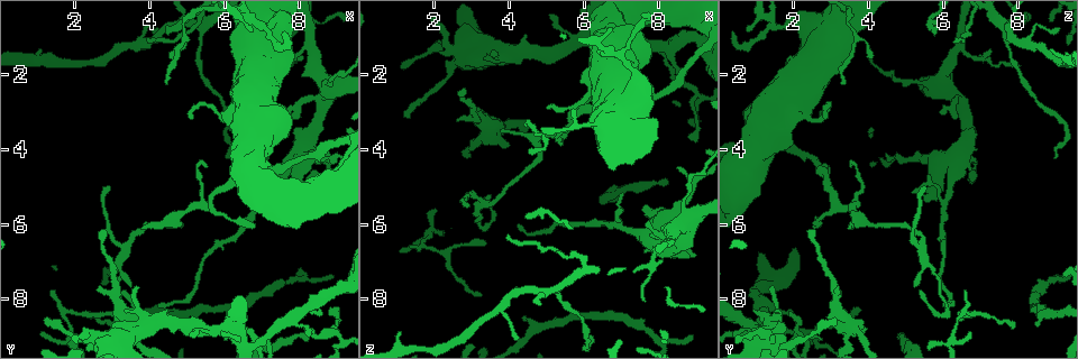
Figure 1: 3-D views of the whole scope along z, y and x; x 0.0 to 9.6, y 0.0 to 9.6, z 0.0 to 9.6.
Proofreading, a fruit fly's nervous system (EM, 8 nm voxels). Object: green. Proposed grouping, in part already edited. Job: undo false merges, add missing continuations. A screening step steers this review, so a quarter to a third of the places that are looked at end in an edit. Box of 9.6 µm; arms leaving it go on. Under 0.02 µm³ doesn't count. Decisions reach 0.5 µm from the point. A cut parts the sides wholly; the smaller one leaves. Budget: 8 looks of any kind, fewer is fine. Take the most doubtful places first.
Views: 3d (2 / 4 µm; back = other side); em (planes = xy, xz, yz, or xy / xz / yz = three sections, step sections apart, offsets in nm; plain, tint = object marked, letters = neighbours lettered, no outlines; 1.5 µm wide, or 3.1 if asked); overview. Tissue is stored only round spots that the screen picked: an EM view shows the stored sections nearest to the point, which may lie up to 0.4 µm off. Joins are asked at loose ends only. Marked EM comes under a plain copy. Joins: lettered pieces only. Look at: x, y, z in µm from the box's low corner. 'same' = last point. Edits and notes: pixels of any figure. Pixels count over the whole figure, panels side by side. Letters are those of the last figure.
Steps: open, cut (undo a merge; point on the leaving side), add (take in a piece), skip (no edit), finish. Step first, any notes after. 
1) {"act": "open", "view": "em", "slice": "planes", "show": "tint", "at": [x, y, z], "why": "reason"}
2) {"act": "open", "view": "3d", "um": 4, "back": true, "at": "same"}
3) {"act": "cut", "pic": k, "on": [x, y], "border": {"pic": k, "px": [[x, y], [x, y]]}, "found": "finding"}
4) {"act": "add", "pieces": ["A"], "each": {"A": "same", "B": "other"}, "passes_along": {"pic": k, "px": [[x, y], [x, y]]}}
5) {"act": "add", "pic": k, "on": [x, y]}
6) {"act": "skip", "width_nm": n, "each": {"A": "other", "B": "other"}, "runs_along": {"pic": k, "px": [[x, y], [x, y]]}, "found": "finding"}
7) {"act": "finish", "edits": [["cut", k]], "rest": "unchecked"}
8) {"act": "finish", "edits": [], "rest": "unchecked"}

{"act": "open", "view": "em", "slice": "planes", "show": "letters", "at": [2.60, 7.65, 3.20], "why": "free end"}

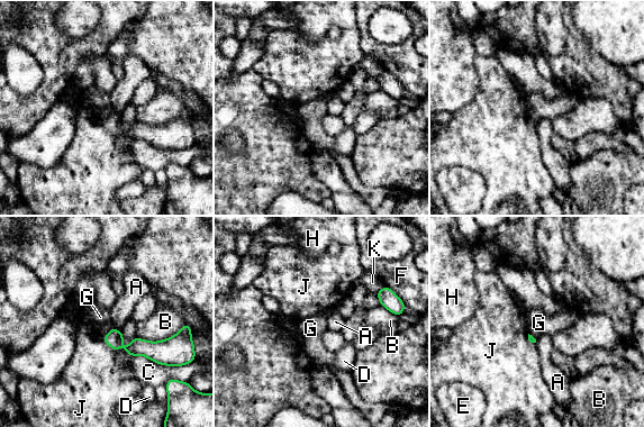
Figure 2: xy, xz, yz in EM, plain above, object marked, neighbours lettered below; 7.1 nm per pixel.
{"act": "skip", "each": {"A": "other", "B": "other", "C": "other", "D": "other", "E": "other", "F": "other", "G": "other", "H": "other", "J": "other", "K": "other"}, "runs_along": {"pic": 2, "px": [[107, 338], [124, 347], [171, 341]]}, "found": "none of them fits"}

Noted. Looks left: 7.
{"act": "open", "view": "3d", "um": 2, "back": true, "at": [7.55, 5.35, 5.55], "why": "stops while still wide"}

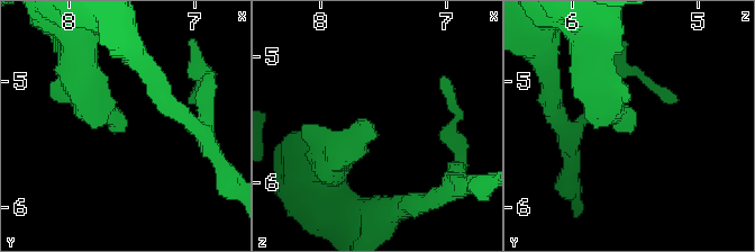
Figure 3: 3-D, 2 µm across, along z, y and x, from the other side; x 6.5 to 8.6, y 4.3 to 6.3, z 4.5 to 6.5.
{"act": "open", "view": "em", "slice": "yz", "step": 8, "show": "letters", "at": [7.56, 5.40, 5.60]}

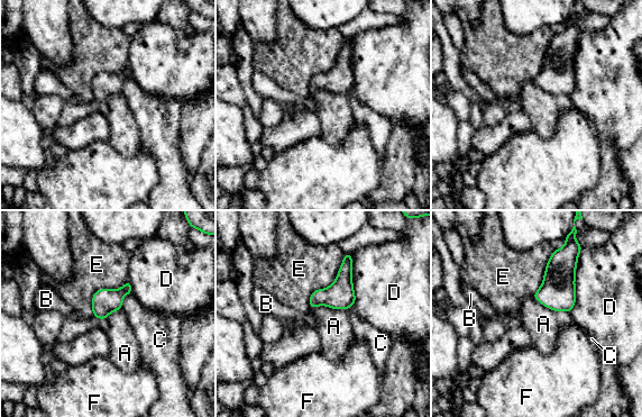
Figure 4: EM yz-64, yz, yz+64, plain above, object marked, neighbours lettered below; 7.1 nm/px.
{"act": "skip", "longest_contact_nm": ["E", 460], "each": {"A": "other", "B": "other", "C": "other", "D": "other", "E": "other", "F": "other"}, "found": "no lettered piece goes on from it"}

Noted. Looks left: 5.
{"act": "open", "view": "em", "slice": "yz", "step": 8, "show": "tint", "at": [9.15, 9.10, 2.50], "why": "branch point"}

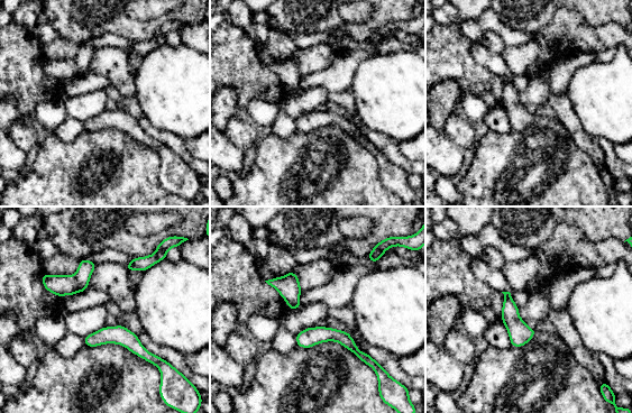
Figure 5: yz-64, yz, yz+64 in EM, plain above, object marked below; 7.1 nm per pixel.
{"act": "open", "view": "em", "slice": "planes", "show": "tint", "at": "same", "why": "cut it another way"}

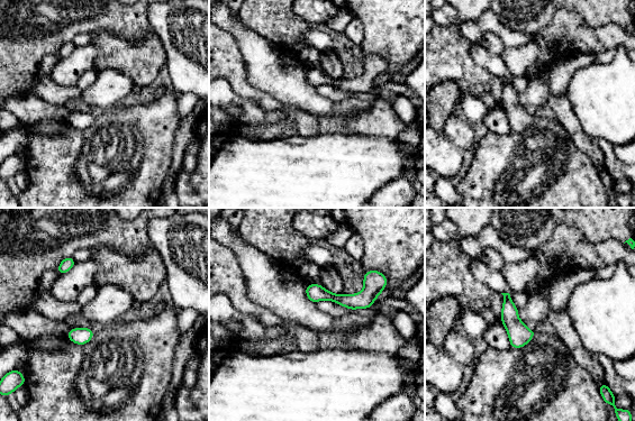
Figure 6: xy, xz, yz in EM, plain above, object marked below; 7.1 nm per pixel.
{"act": "open", "view": "em", "slice": "planes", "show": "letters", "at": "same"}

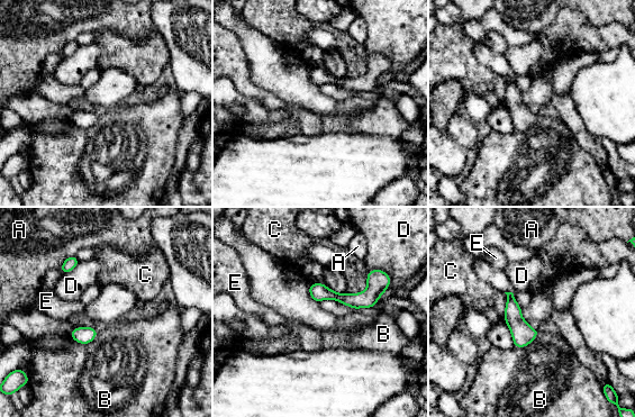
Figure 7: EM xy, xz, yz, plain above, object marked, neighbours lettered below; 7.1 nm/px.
{"act": "skip", "width_nm": 130, "each": {"A": "other", "B": "other", "C": "other", "D": "other", "E": "other"}, "border": {"pic": 7, "px": [[505, 292], [506, 308], [502, 318]]}, "found": "all the same neuron"}

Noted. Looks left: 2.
{"act": "finish", "edits": [], "rest": "unchecked"}

